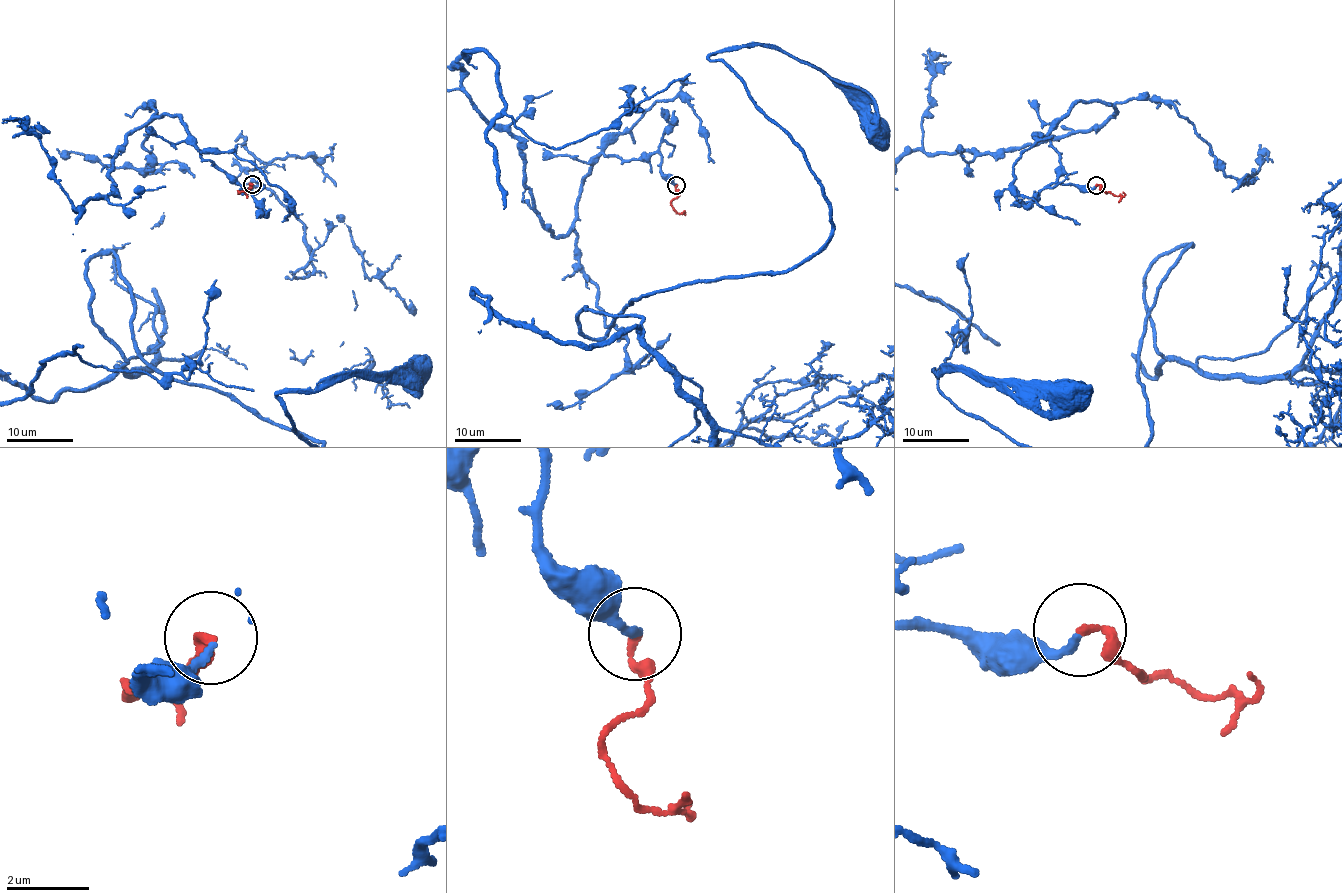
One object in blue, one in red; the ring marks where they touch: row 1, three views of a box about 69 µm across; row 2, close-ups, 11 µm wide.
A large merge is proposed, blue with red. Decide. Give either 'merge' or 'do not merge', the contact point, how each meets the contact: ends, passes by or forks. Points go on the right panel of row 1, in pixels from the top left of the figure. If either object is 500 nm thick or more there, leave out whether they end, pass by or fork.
do not merge | (1096, 185) | blue ends | red ends

